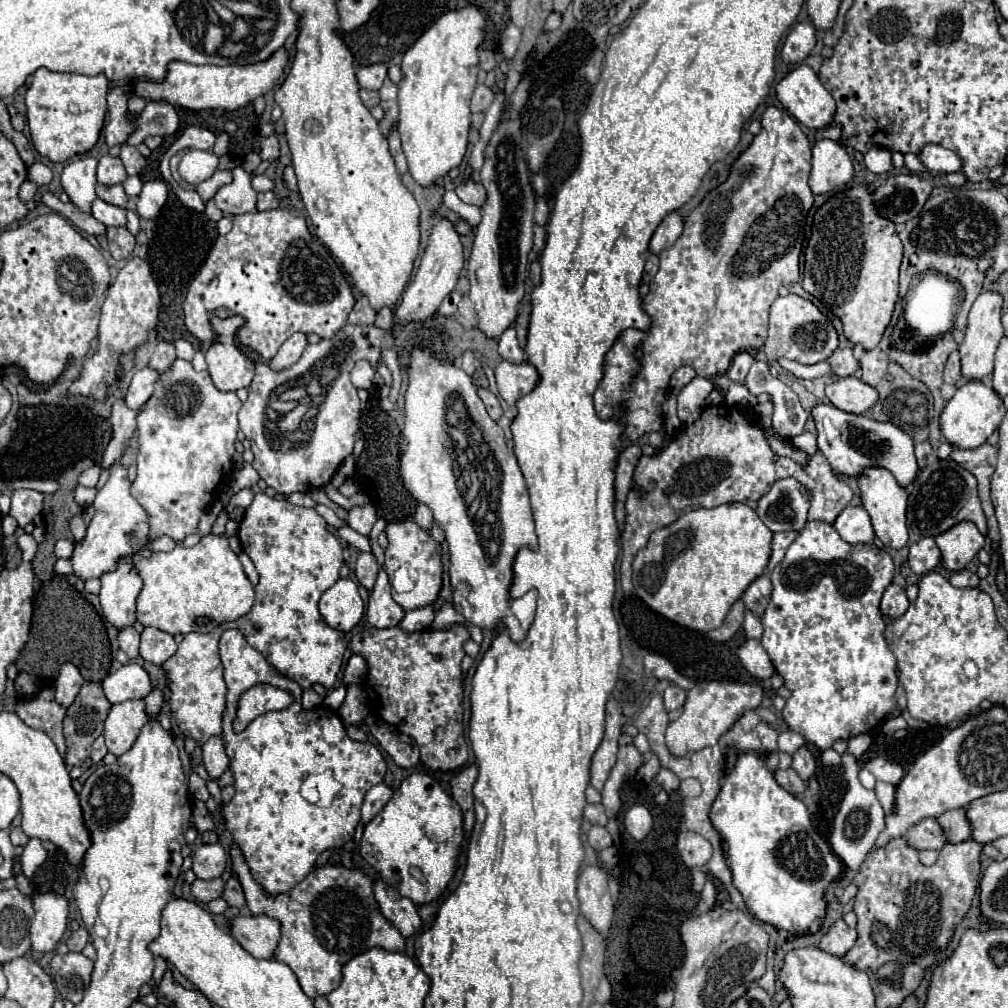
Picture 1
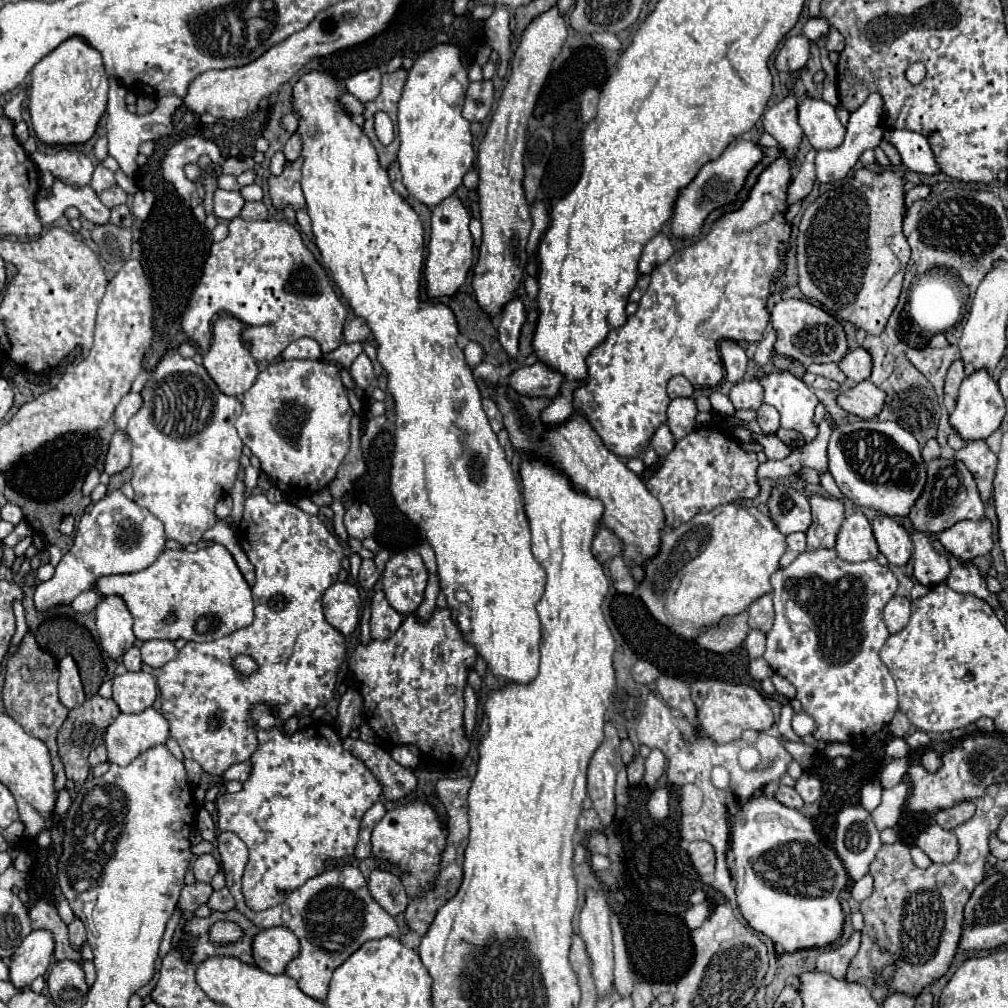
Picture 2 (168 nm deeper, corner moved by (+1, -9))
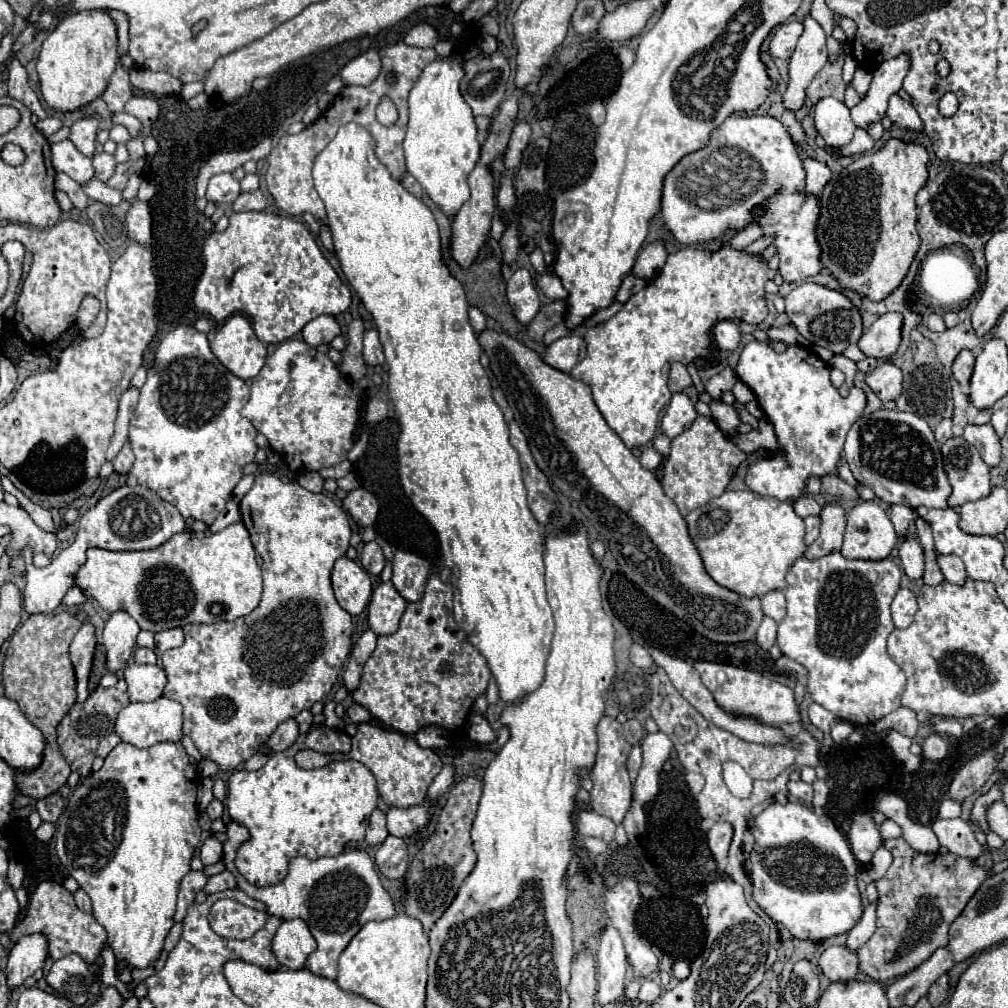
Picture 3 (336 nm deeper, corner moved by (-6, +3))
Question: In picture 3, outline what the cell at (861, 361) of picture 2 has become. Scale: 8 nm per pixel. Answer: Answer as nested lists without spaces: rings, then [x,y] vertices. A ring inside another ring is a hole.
[[[886,312],[862,334],[858,346],[866,356],[890,358],[902,342],[902,314]]]

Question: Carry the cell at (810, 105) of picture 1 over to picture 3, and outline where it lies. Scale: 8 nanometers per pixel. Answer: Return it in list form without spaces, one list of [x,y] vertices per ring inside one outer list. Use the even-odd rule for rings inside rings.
[[[828,96],[814,106],[814,122],[818,134],[828,146],[846,146],[854,138],[856,124],[844,102]]]

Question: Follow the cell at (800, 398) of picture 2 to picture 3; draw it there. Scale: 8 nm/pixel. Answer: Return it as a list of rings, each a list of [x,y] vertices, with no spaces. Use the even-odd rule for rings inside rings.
[[[752,340],[742,346],[734,372],[738,380],[754,390],[758,406],[774,424],[778,450],[782,450],[756,452],[756,460],[746,472],[746,486],[752,492],[794,504],[806,494],[808,478],[838,474],[848,428],[866,408],[866,392],[862,388],[852,386],[848,396],[840,396],[830,382],[830,366],[816,352],[798,344],[788,344],[786,352],[778,354],[768,342]]]

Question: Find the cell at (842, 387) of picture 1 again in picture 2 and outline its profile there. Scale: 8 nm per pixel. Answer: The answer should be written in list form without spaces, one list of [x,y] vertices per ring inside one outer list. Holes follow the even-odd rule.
[[[869,380],[857,382],[849,388],[845,388],[837,396],[837,404],[845,412],[855,414],[855,416],[865,418],[865,420],[871,420],[881,412],[883,400],[885,400],[885,394],[875,384],[871,384]]]

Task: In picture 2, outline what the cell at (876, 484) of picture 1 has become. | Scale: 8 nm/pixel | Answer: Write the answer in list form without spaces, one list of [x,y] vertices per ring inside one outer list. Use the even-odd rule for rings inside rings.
[[[877,514],[871,526],[873,526],[873,536],[879,544],[879,550],[887,556],[889,564],[895,564],[895,566],[907,564],[913,550],[913,542],[905,526],[885,514]]]

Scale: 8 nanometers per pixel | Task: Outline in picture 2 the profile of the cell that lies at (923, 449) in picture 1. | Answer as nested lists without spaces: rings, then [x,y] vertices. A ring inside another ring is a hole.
[[[929,440],[929,442],[923,446],[923,450],[921,450],[921,456],[923,456],[923,460],[925,460],[927,464],[933,462],[933,460],[937,460],[939,454],[941,454],[941,448],[939,448],[937,440]]]

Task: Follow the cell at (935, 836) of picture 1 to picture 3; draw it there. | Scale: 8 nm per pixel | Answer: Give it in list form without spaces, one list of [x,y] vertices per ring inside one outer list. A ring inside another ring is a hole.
[[[962,818],[954,820],[936,820],[932,830],[942,846],[946,846],[952,854],[962,858],[978,858],[982,854],[982,846],[976,842],[972,828]]]

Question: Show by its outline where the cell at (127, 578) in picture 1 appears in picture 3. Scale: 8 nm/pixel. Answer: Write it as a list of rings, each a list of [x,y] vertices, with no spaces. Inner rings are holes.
[[[116,612],[110,616],[102,634],[102,642],[106,646],[106,668],[110,672],[124,670],[136,646],[138,632],[140,628],[130,614]]]

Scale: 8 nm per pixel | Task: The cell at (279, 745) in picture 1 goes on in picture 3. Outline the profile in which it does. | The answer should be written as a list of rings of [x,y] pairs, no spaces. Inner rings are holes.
[[[314,726],[310,732],[298,736],[290,748],[272,754],[264,768],[256,772],[234,772],[228,782],[230,818],[250,832],[250,840],[240,844],[234,864],[256,886],[280,882],[288,872],[288,860],[294,856],[306,856],[310,860],[338,856],[348,842],[364,840],[368,818],[376,808],[376,780],[364,764],[344,760],[316,770],[302,770],[296,766],[294,754],[304,748],[322,754],[350,752],[350,736],[342,730]]]

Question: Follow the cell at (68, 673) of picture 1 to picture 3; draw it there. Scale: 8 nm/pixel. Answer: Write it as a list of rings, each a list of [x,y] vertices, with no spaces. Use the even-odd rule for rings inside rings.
[[[86,622],[74,636],[70,644],[70,658],[76,668],[76,680],[78,680],[78,702],[82,704],[88,698],[88,674],[92,668],[96,650],[96,628],[94,624]]]

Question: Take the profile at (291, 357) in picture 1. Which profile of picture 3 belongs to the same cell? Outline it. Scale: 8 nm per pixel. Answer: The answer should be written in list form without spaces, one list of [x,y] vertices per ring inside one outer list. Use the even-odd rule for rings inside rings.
[[[318,316],[312,322],[308,322],[302,330],[304,342],[310,346],[318,346],[318,344],[330,344],[334,336],[338,336],[340,324],[336,322],[334,316]]]

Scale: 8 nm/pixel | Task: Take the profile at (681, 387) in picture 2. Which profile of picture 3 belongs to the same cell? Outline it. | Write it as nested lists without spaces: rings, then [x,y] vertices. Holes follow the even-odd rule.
[[[680,362],[672,364],[672,368],[670,368],[670,384],[668,386],[670,386],[670,392],[682,392],[682,390],[692,386],[692,378],[690,378],[684,364],[680,364]]]

